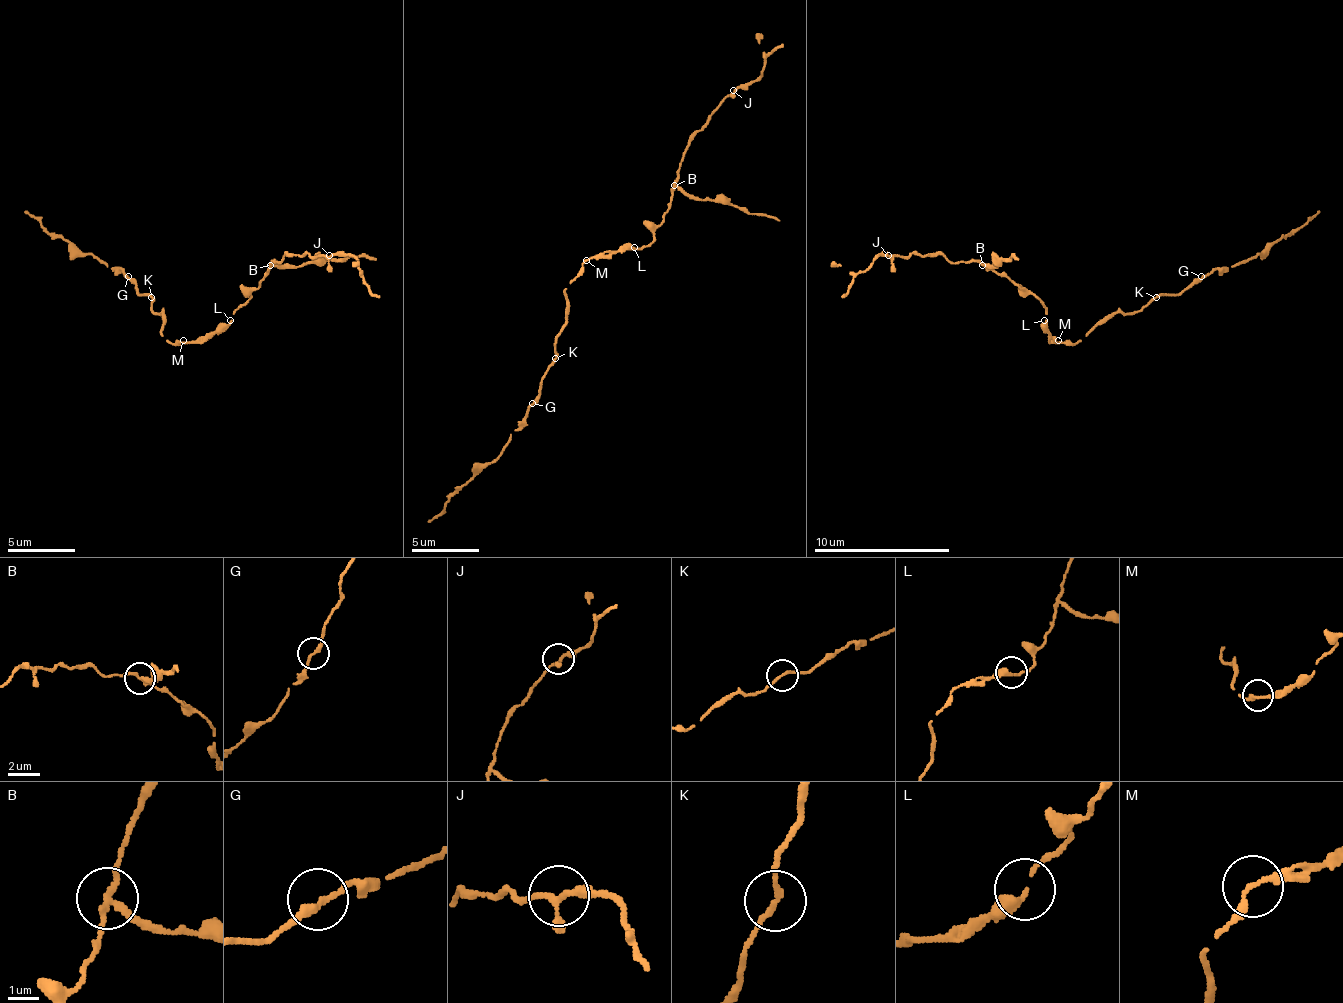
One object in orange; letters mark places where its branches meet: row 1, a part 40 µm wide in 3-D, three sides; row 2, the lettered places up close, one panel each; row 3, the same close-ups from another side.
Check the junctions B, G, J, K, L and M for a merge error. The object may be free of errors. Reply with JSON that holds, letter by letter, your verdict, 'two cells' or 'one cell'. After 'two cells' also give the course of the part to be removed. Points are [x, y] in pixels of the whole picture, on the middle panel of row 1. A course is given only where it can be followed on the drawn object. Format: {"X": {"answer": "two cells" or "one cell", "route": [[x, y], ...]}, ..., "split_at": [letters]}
{"B": {"answer": "two cells", "route": [[675, 186], [702, 199], [729, 199], [750, 213], [780, 220]]}, "G": {"answer": "one cell"}, "J": {"answer": "one cell"}, "K": {"answer": "one cell"}, "L": {"answer": "one cell"}, "M": {"answer": "one cell"}, "split_at": ["B"]}

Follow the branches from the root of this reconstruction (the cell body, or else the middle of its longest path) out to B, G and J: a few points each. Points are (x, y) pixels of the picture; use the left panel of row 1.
B: (186, 344), (213, 337), (268, 276), (271, 266)
G: (186, 344), (169, 344), (162, 337), (162, 313), (152, 310), (152, 300), (139, 293), (128, 276)
J: (186, 344), (213, 337), (268, 276), (268, 269), (285, 255), (329, 255)

